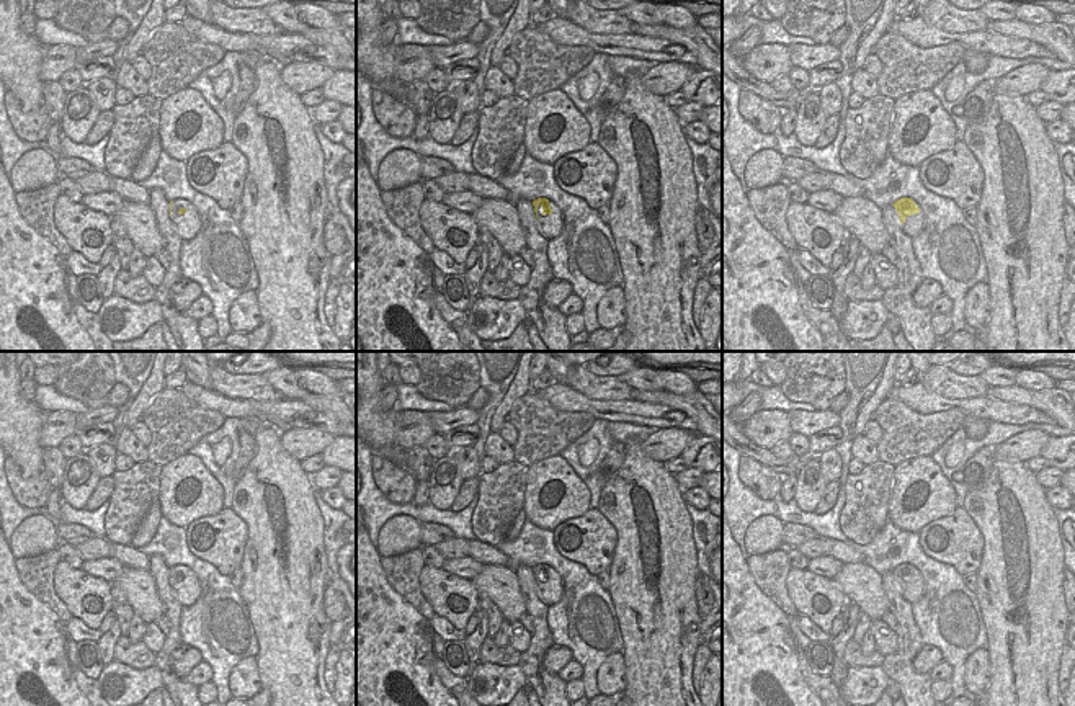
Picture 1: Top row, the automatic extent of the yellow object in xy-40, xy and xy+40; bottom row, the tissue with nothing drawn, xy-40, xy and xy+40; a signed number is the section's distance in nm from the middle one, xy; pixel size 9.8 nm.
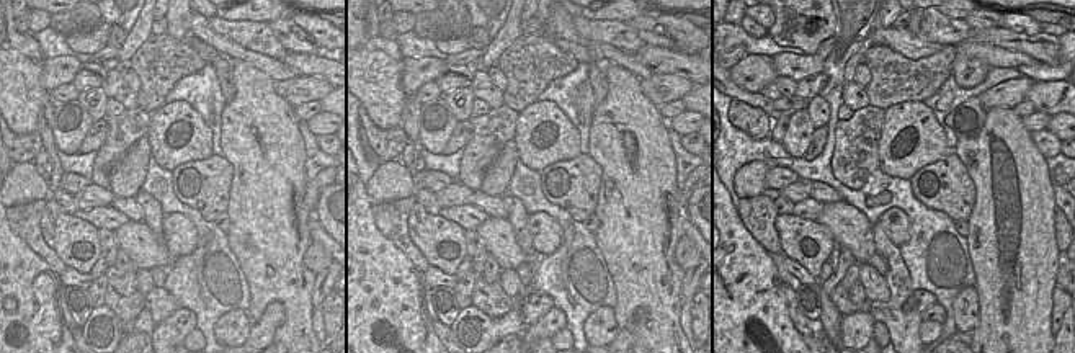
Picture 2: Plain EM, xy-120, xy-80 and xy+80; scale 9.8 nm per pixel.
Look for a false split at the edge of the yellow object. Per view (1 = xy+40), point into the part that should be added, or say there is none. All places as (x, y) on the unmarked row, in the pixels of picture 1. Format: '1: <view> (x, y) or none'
1: xy+40 (914, 590)

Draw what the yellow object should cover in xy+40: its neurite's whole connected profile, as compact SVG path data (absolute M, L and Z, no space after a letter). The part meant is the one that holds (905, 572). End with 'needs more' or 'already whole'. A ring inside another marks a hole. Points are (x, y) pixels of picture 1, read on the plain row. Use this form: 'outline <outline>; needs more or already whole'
outline M900 564L892 570L900 583L900 592L908 603L918 603L925 593L921 572L912 564Z; needs more

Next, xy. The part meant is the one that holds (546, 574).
outline M538 564L533 567L536 583L539 585L539 595L547 606L560 601L564 593L562 577L555 569L547 564Z; needs more

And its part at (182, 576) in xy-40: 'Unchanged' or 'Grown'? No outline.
Grown

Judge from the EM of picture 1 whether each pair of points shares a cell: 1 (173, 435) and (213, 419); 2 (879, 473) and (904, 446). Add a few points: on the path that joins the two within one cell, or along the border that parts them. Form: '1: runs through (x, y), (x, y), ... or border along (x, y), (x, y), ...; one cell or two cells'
1: runs through (183, 425), (203, 420); one cell
2: border along (879, 460), (894, 466); two cells

